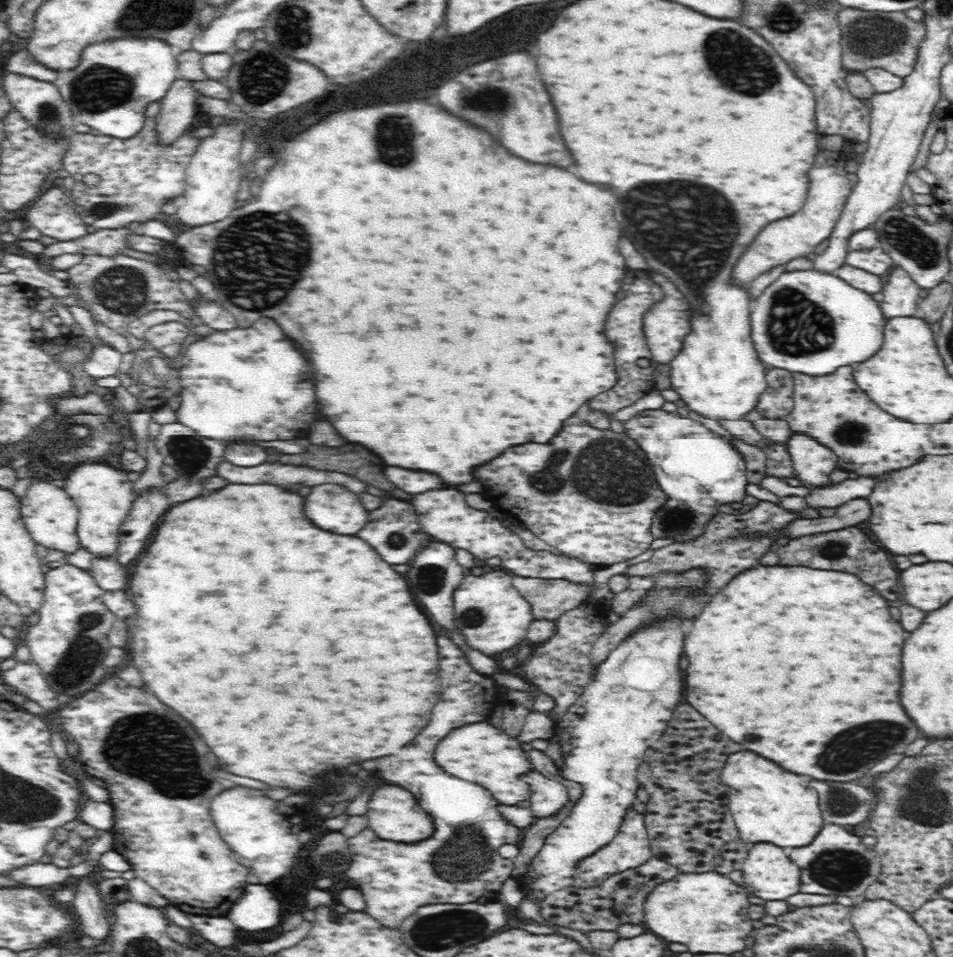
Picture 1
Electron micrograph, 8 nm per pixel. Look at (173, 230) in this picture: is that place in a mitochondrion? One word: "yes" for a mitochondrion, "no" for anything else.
no

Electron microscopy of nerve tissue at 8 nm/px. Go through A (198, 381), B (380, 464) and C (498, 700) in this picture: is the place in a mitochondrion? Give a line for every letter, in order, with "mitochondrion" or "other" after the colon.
A: other
B: other
C: other

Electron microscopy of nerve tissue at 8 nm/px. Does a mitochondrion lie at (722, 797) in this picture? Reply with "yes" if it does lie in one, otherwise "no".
no

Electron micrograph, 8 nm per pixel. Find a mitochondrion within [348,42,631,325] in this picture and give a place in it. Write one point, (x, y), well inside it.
(489, 100)

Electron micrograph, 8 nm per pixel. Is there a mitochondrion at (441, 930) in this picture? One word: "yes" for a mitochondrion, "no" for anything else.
yes

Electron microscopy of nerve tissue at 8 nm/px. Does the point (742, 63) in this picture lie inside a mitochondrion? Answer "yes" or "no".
yes

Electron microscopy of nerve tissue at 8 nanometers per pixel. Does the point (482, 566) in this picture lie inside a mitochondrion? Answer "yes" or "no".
no

